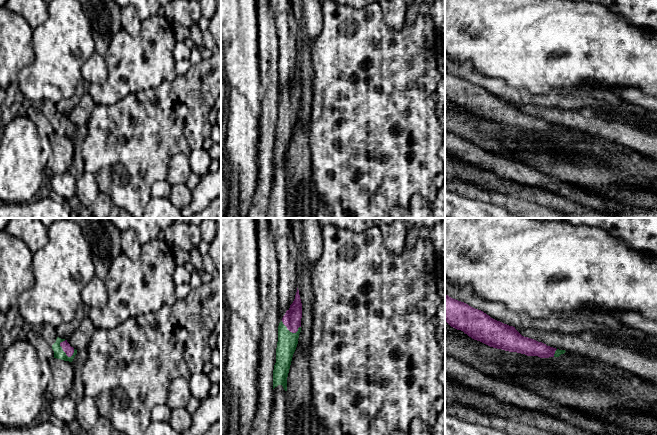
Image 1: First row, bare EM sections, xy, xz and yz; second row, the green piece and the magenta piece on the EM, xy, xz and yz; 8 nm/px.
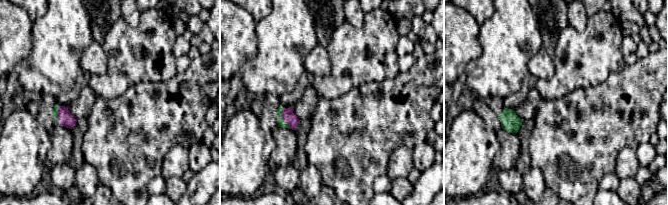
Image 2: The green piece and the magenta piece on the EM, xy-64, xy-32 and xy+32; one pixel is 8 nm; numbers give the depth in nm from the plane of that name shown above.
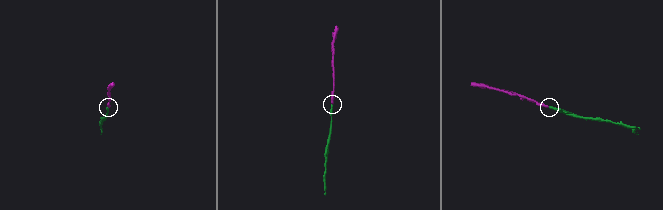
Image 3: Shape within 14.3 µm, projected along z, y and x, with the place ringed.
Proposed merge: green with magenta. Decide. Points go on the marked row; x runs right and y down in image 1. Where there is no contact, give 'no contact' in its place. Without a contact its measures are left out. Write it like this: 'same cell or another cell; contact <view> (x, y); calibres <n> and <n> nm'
same cell; contact xy (62, 349); calibres 80 and 70 nm

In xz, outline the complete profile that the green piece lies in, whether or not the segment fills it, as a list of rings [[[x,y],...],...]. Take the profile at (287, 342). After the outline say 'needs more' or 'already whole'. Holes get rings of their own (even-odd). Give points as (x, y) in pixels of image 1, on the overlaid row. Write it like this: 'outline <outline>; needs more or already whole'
outline [[[297,288],[295,299],[278,326],[276,363],[273,370],[273,389],[278,385],[282,385],[284,390],[287,391],[287,377],[301,332],[301,318],[302,303]]]; needs more

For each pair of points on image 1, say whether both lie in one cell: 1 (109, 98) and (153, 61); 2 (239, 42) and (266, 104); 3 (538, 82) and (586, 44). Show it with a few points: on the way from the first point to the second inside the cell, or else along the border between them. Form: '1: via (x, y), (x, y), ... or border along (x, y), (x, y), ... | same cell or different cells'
1: via (120, 87), (128, 85), (142, 71) | same cell
2: border along (264, 85), (264, 97), (258, 120) | different cells
3: via (550, 70), (562, 58), (568, 57), (574, 51) | same cell

